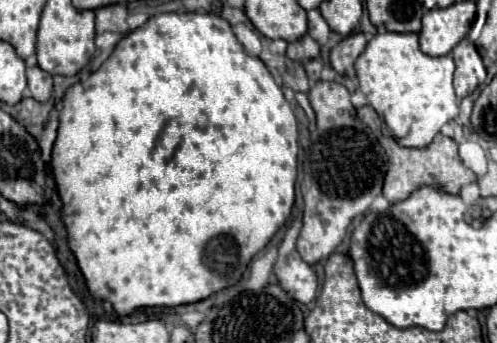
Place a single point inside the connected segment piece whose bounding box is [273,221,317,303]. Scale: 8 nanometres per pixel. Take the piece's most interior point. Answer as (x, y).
(297, 278)

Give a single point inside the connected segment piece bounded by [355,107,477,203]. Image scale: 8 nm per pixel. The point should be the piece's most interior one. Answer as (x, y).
(438, 165)

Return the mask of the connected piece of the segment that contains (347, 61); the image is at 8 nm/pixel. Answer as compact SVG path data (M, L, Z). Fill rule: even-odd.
M353 33L349 37L345 37L339 45L335 45L331 49L331 67L339 73L339 75L347 75L347 77L355 77L355 61L357 57L363 53L367 45L367 37L363 33Z

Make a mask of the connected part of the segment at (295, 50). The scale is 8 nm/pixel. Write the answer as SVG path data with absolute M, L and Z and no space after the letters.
M309 33L287 45L287 57L293 61L315 59L315 57L319 57L319 53L321 53L321 47Z

